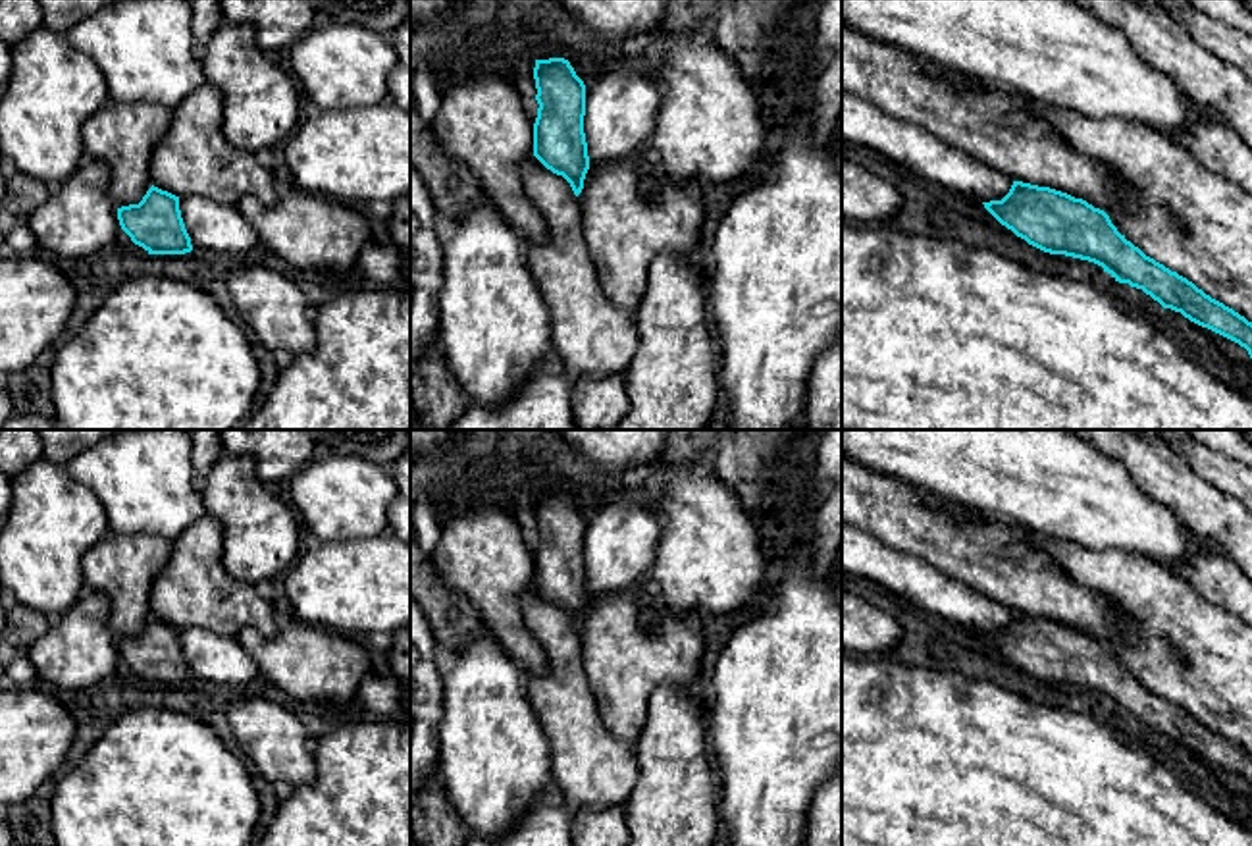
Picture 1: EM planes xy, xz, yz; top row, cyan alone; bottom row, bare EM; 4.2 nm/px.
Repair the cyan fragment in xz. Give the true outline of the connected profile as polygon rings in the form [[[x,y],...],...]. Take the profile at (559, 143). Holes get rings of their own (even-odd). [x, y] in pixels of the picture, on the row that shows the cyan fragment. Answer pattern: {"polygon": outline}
{"polygon": [[[564,58],[535,60],[534,79],[539,104],[534,156],[562,175],[578,197],[589,170],[584,133],[586,85]]]}

